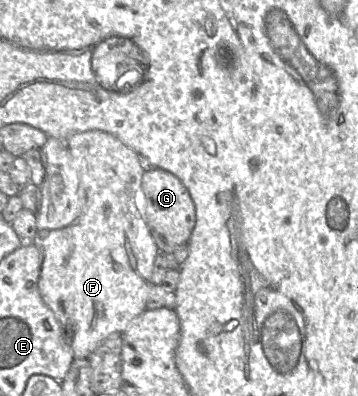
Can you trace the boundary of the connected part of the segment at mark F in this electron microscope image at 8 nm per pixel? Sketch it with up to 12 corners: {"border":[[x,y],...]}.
{"border":[[49,137],[33,244],[74,359],[147,308],[138,153]]}

